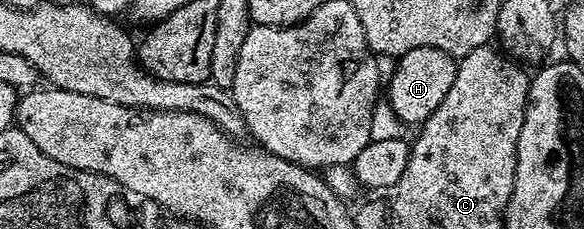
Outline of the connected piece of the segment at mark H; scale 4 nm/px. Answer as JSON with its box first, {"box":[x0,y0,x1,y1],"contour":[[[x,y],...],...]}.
{"box":[387,47,458,127],"contour":[[[415,47],[415,51],[396,58],[393,73],[387,78],[387,100],[395,115],[399,115],[402,126],[419,127],[443,103],[447,91],[451,91],[451,83],[455,83],[457,63],[458,58],[435,47]]]}

